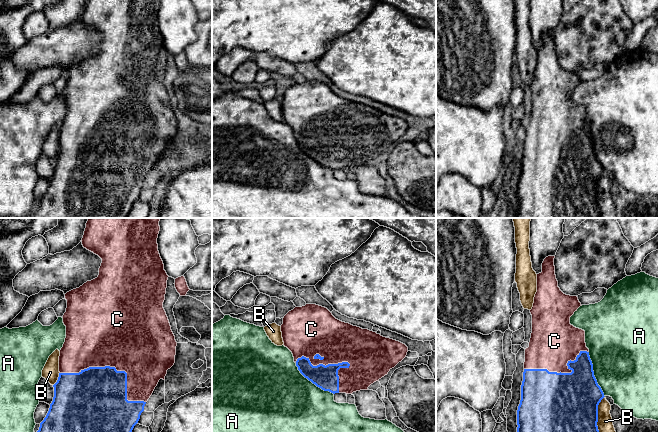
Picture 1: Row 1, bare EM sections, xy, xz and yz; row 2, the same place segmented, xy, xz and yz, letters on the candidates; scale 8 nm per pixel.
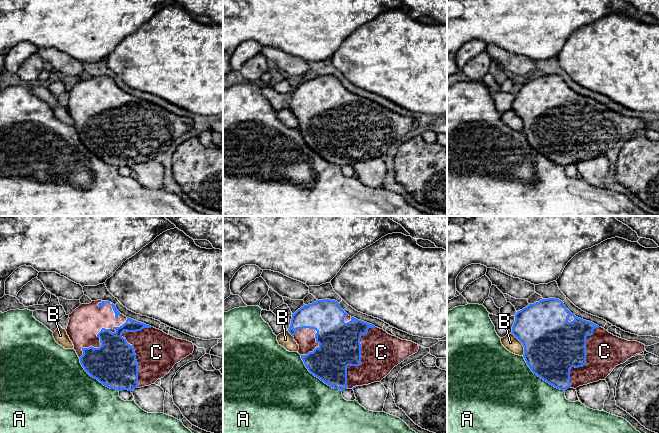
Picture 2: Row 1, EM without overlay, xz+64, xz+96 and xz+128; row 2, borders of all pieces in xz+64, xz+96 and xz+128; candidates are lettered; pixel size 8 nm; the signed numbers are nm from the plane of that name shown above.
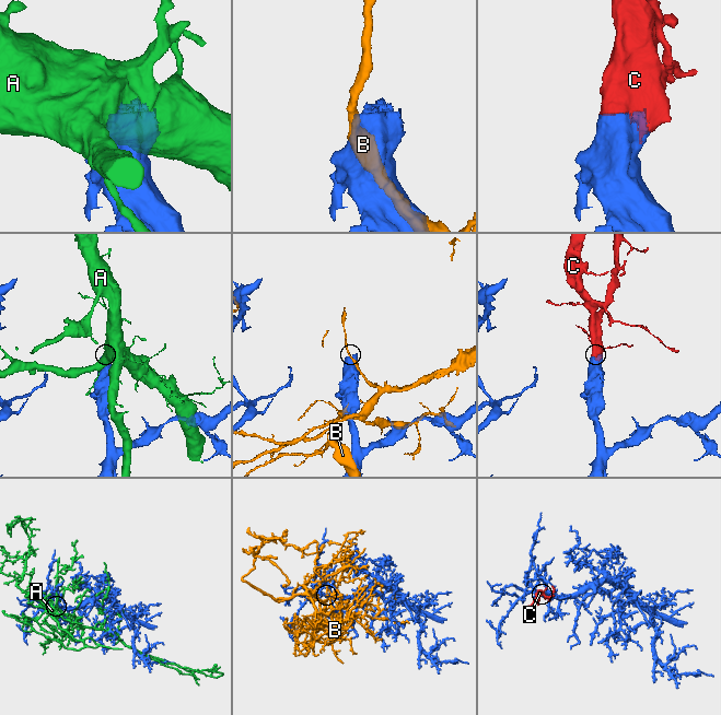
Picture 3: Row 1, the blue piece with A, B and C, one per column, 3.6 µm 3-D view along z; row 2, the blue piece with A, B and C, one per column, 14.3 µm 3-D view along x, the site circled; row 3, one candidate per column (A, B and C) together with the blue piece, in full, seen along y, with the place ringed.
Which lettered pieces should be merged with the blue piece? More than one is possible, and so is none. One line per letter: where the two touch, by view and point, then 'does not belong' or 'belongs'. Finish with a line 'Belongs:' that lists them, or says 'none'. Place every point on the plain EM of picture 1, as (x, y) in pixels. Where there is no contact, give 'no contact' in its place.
A: contact yz (593, 150); does not belong
B: contact yz (597, 195); does not belong
C: contact xy (115, 144); belongs
Belongs: C

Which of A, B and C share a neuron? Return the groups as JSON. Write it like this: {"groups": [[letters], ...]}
{"groups": [["A"], ["B"], ["C"]]}

